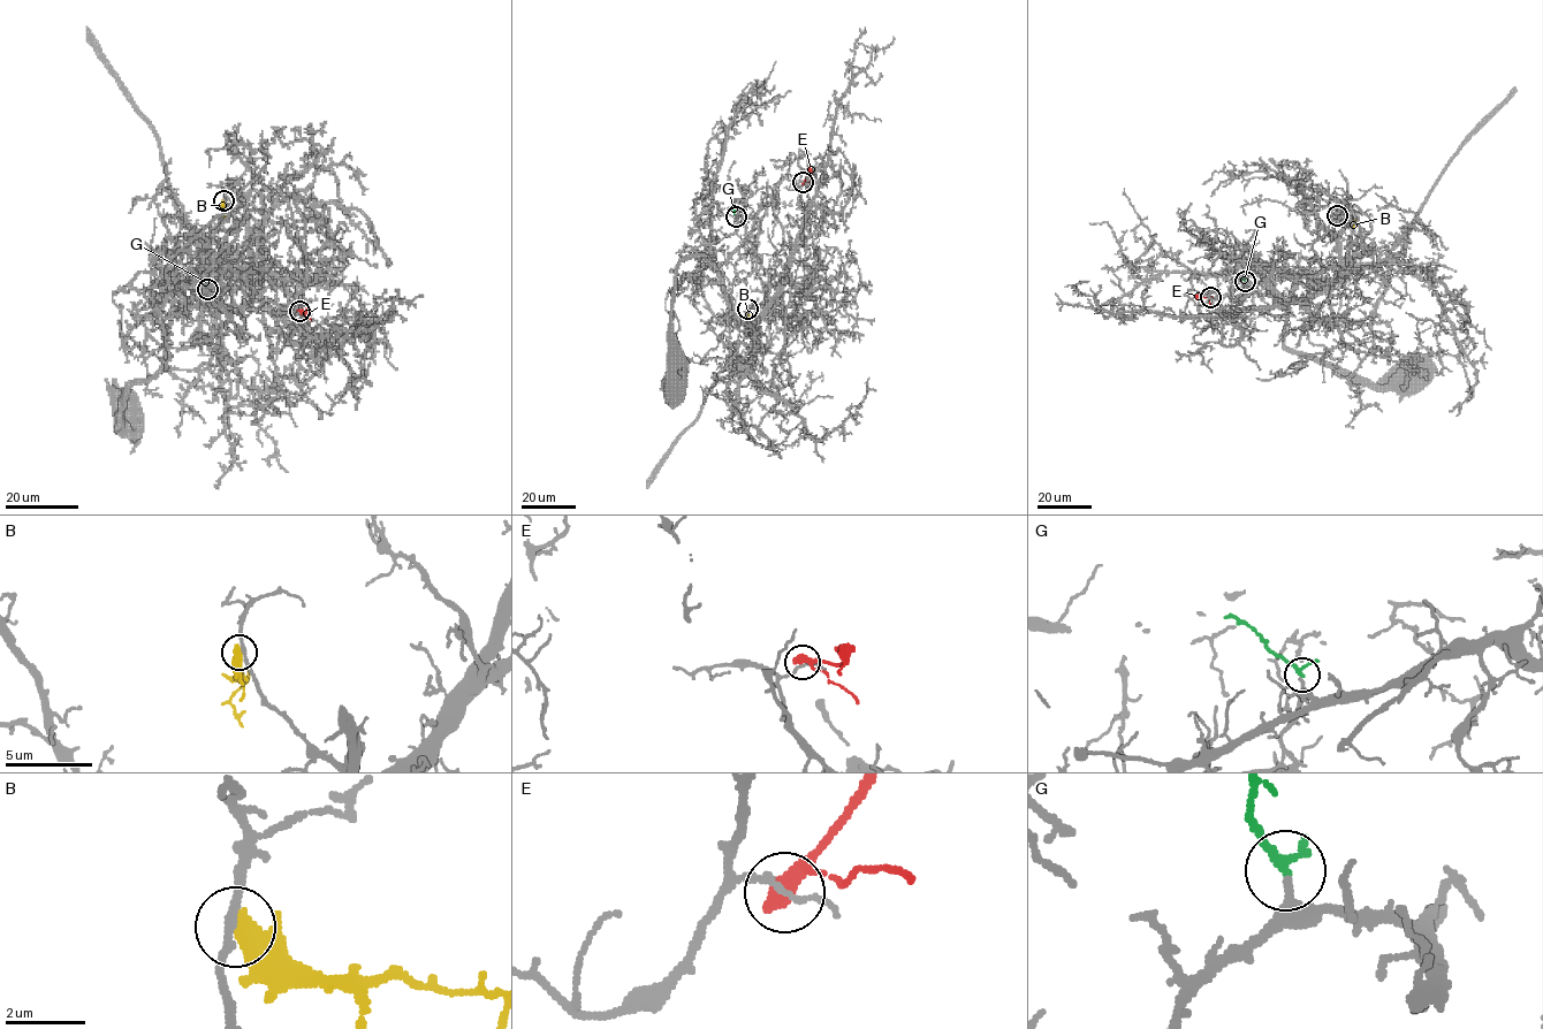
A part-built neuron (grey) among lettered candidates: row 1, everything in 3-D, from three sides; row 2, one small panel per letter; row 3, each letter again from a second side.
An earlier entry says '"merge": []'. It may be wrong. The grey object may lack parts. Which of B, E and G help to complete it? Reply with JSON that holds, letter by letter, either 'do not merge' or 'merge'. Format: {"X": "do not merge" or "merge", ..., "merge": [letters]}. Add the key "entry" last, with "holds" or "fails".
{"B": "do not merge", "E": "do not merge", "G": "merge", "merge": ["G"], "entry": "fails"}

